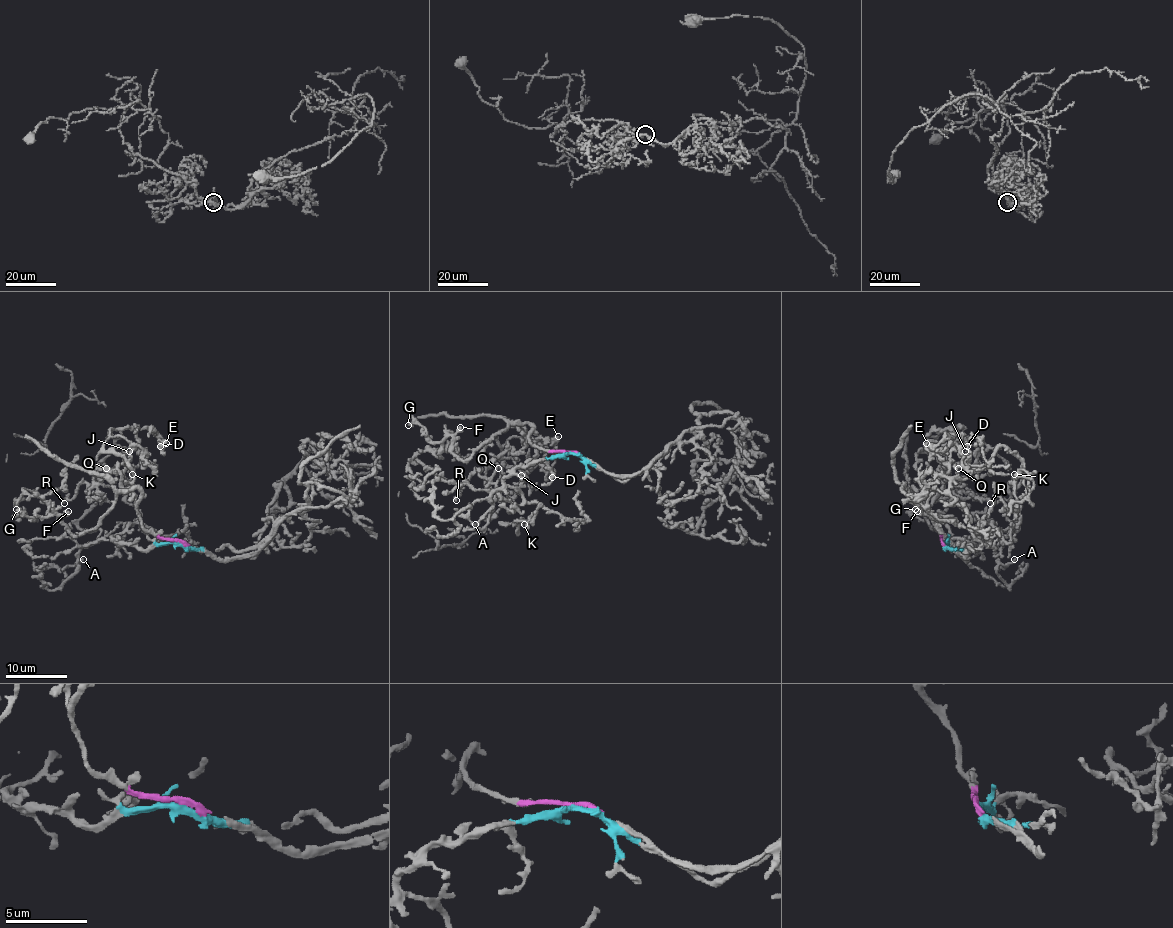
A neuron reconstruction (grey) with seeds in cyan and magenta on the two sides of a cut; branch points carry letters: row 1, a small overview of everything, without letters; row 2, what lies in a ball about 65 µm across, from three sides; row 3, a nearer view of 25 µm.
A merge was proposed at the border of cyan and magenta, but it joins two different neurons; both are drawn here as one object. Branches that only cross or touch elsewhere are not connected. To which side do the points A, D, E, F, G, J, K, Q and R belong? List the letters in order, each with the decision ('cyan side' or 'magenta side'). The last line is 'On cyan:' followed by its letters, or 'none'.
A: cyan side
D: magenta side
E: magenta side
F: magenta side
G: magenta side
J: magenta side
K: cyan side
Q: magenta side
R: magenta side
On cyan: A, K

